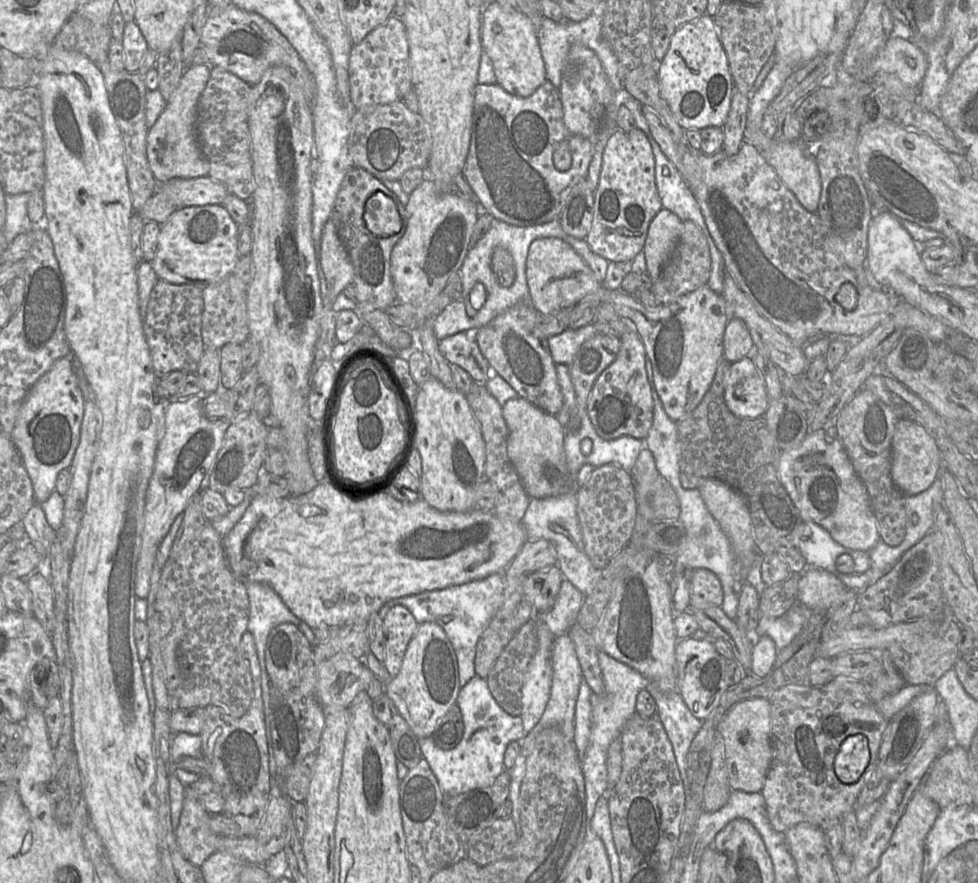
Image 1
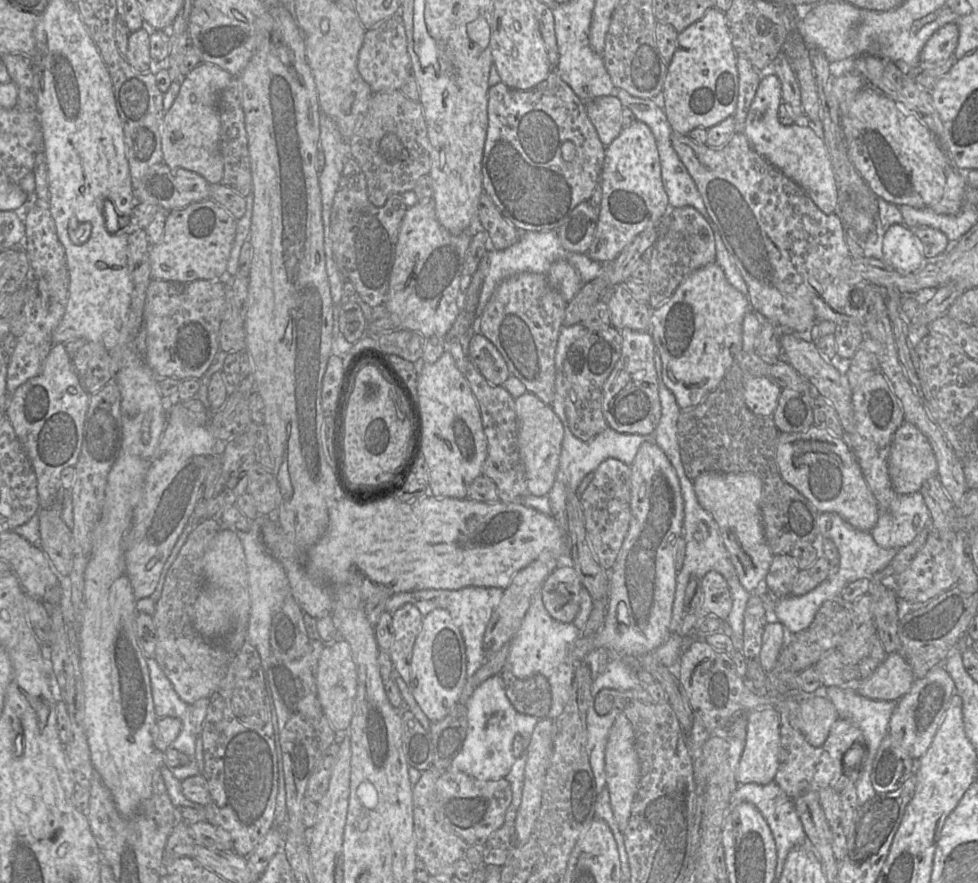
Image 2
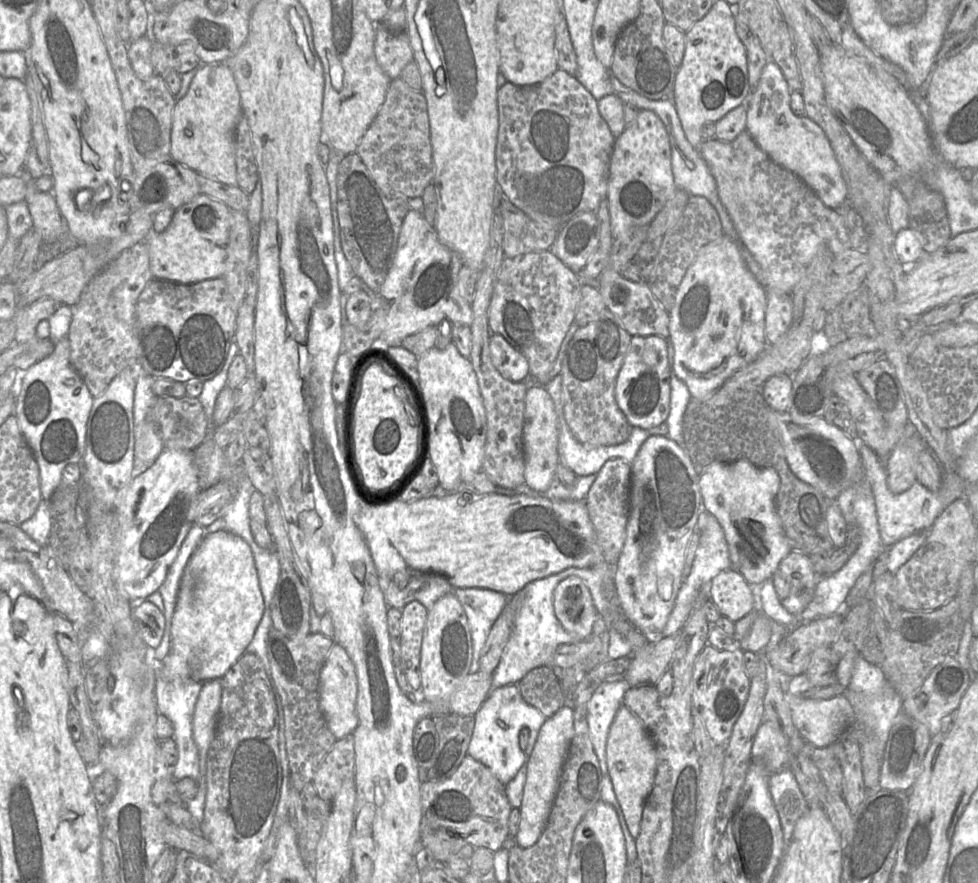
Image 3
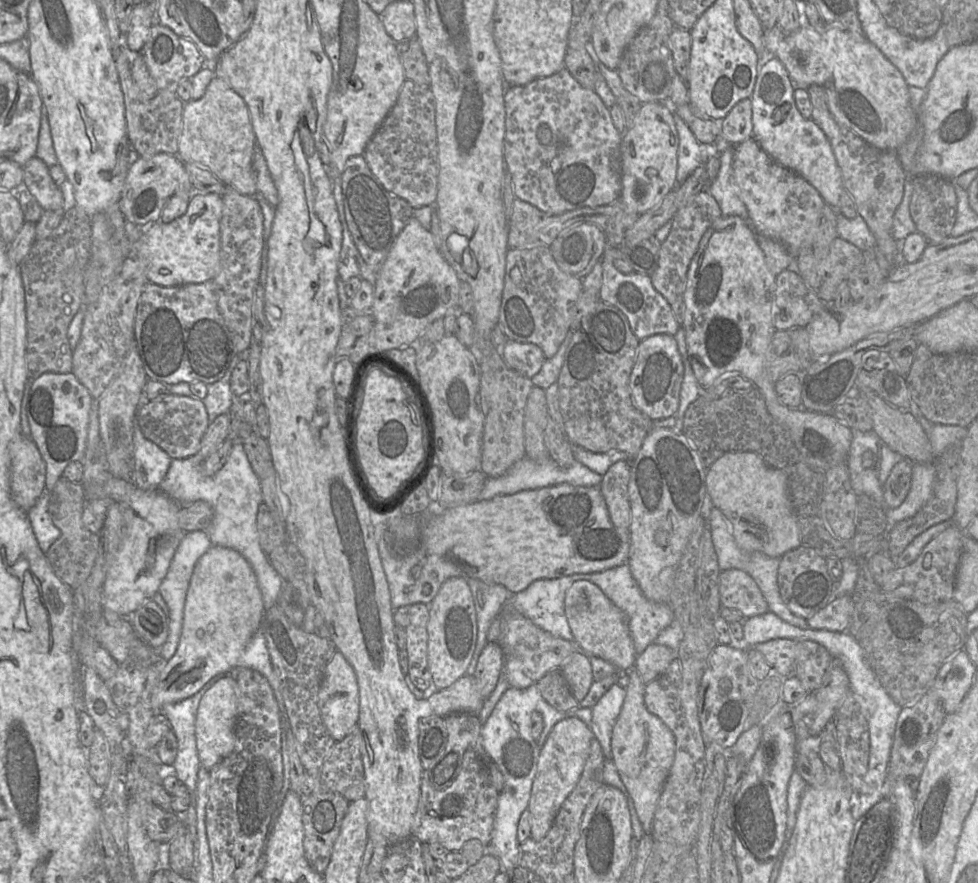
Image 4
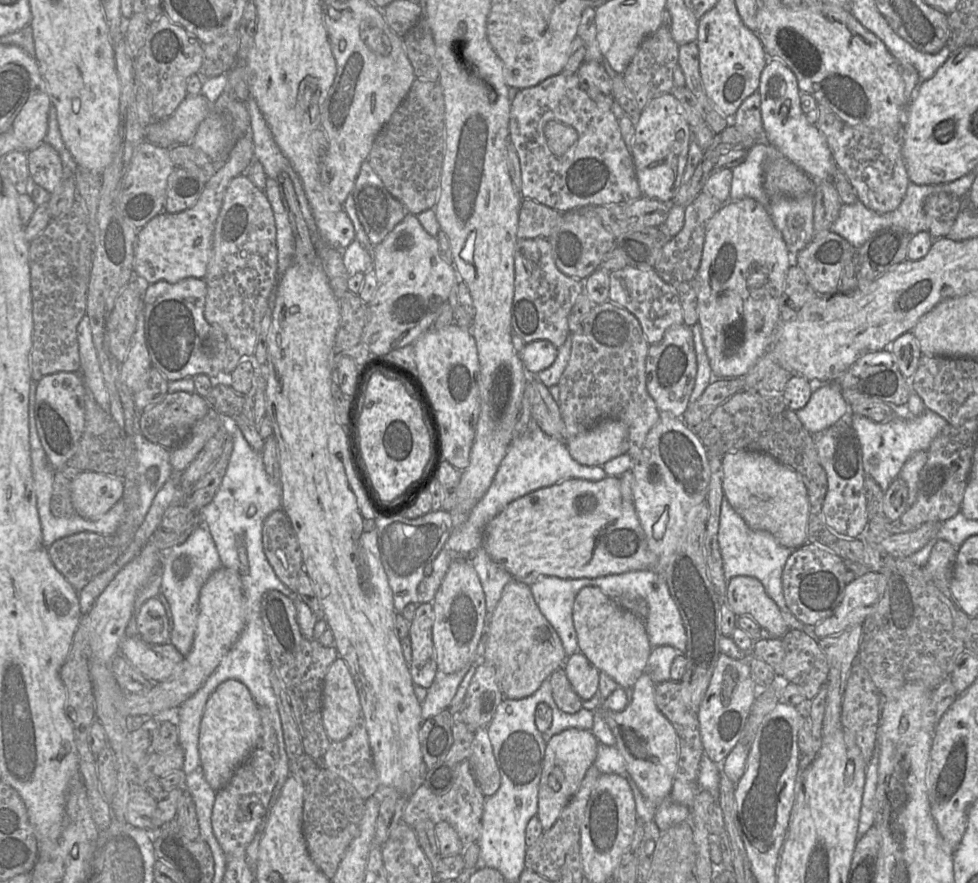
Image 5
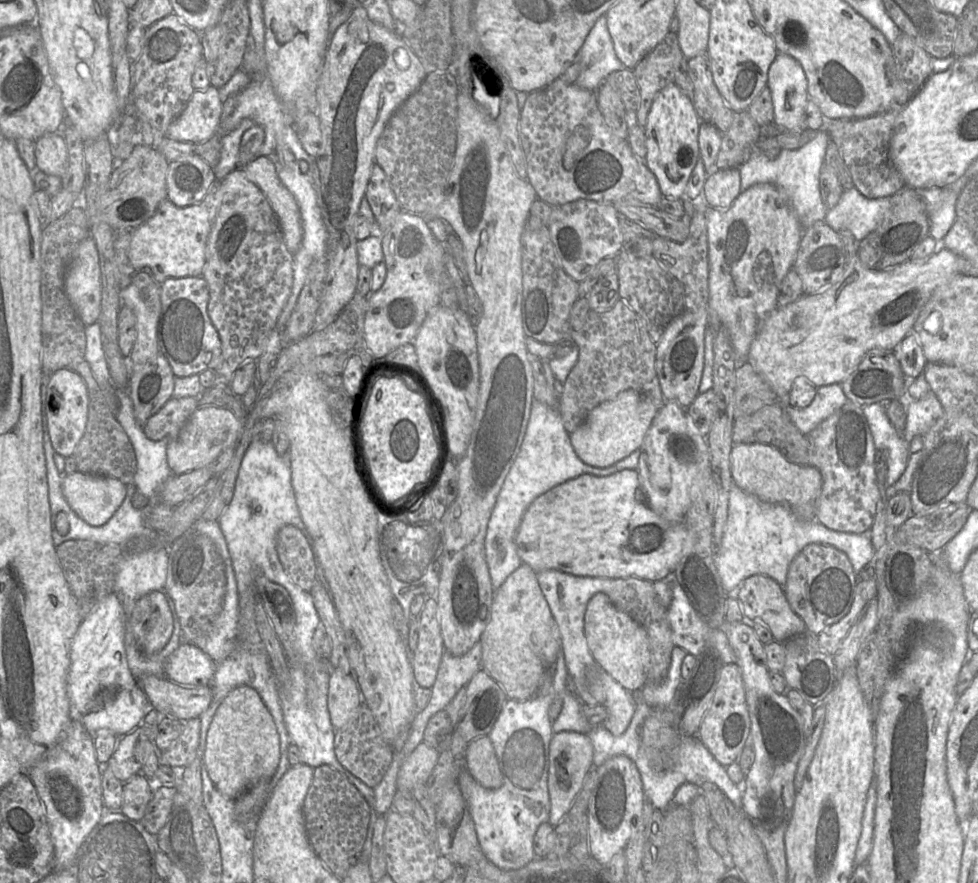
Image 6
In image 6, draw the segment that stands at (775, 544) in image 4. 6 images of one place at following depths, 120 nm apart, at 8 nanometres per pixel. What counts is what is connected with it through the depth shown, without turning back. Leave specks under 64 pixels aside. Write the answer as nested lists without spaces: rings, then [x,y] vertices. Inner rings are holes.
[[[736,443],[730,453],[730,470],[734,484],[760,501],[786,505],[798,518],[816,520],[815,503],[822,486],[818,468],[792,463],[768,444]]]

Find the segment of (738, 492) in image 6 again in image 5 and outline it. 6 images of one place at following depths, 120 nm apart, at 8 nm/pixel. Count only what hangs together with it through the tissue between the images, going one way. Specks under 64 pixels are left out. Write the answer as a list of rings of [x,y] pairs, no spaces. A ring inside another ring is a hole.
[[[723,497],[720,508],[718,544],[726,581],[735,576],[752,576],[757,578],[763,584],[767,594],[779,607],[789,629],[801,630],[809,635],[813,635],[814,626],[805,625],[800,622],[788,609],[783,595],[783,568],[788,557],[795,549],[782,546],[768,532],[750,528],[744,519],[734,510],[726,497]]]

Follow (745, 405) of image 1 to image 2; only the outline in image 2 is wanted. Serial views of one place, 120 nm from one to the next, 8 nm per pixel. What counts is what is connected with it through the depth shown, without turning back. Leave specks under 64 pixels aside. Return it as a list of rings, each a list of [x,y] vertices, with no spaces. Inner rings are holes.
[[[744,376],[744,400],[748,408],[759,416],[772,416],[782,389],[767,377]]]

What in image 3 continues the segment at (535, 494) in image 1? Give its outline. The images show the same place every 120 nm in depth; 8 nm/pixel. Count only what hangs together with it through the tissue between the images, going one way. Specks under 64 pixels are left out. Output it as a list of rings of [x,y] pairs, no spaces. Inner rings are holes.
[[[541,385],[529,387],[525,395],[523,425],[524,484],[536,492],[545,492],[556,478],[559,463],[558,435],[557,414],[545,387]]]

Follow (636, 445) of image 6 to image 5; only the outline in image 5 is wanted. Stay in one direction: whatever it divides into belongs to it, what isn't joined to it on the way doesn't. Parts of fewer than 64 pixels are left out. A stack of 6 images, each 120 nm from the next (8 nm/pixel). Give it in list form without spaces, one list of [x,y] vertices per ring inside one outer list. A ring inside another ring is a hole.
[[[604,418],[565,442],[569,454],[578,463],[603,466],[609,460],[627,453],[628,435],[626,424],[617,419]]]

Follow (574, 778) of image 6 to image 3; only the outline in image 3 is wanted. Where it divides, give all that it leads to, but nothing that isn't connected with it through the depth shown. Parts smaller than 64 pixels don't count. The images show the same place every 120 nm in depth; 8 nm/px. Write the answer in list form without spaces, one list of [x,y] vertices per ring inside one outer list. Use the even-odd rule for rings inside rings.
[[[564,705],[548,717],[539,730],[533,752],[527,760],[526,782],[520,806],[520,825],[515,836],[516,844],[522,848],[533,846],[547,825],[573,736],[573,708],[570,705]]]

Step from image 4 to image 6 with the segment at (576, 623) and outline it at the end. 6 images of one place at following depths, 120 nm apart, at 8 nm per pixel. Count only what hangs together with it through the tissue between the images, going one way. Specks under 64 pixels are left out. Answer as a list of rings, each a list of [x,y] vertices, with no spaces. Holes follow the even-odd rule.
[[[604,593],[589,600],[584,615],[584,633],[596,665],[629,692],[640,692],[648,681],[649,640],[644,628],[628,614],[615,607]]]

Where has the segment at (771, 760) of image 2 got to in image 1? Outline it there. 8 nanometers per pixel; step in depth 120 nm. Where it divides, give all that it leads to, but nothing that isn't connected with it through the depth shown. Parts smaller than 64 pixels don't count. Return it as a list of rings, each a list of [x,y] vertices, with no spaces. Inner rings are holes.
[[[747,698],[735,703],[717,725],[725,747],[725,762],[732,791],[761,792],[773,756],[768,698]]]

